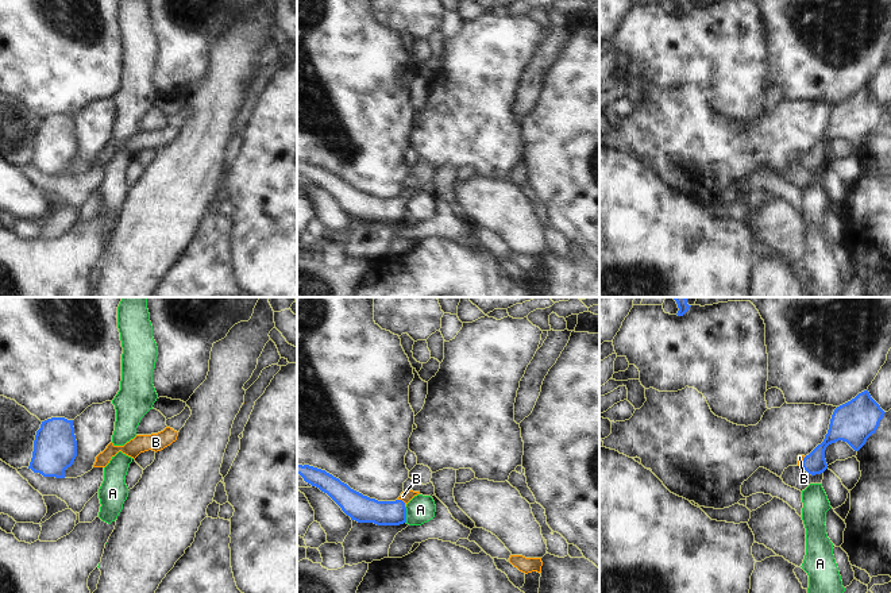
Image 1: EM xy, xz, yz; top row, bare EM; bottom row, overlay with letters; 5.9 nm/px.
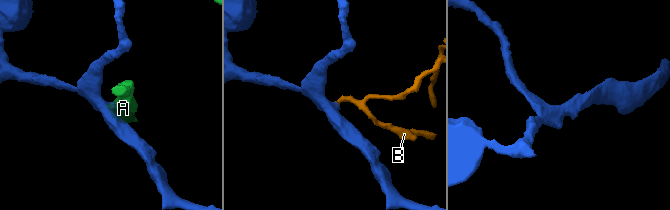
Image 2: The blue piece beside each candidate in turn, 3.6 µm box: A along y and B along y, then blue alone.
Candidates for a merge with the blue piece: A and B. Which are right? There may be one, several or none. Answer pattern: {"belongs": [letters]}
{"belongs": ["B"]}

